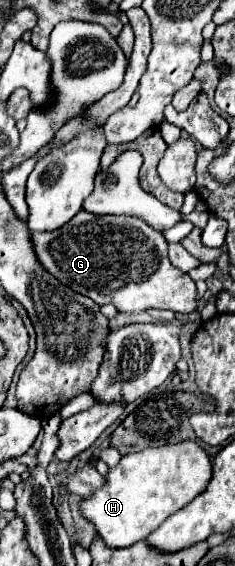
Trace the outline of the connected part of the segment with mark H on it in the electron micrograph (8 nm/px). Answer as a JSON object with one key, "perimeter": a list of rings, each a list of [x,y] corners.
{"perimeter":[[[195,441],[149,447],[121,457],[121,461],[105,475],[103,487],[79,501],[79,511],[93,523],[107,547],[123,549],[147,539],[169,515],[177,513],[205,491],[209,479],[211,459]]]}

